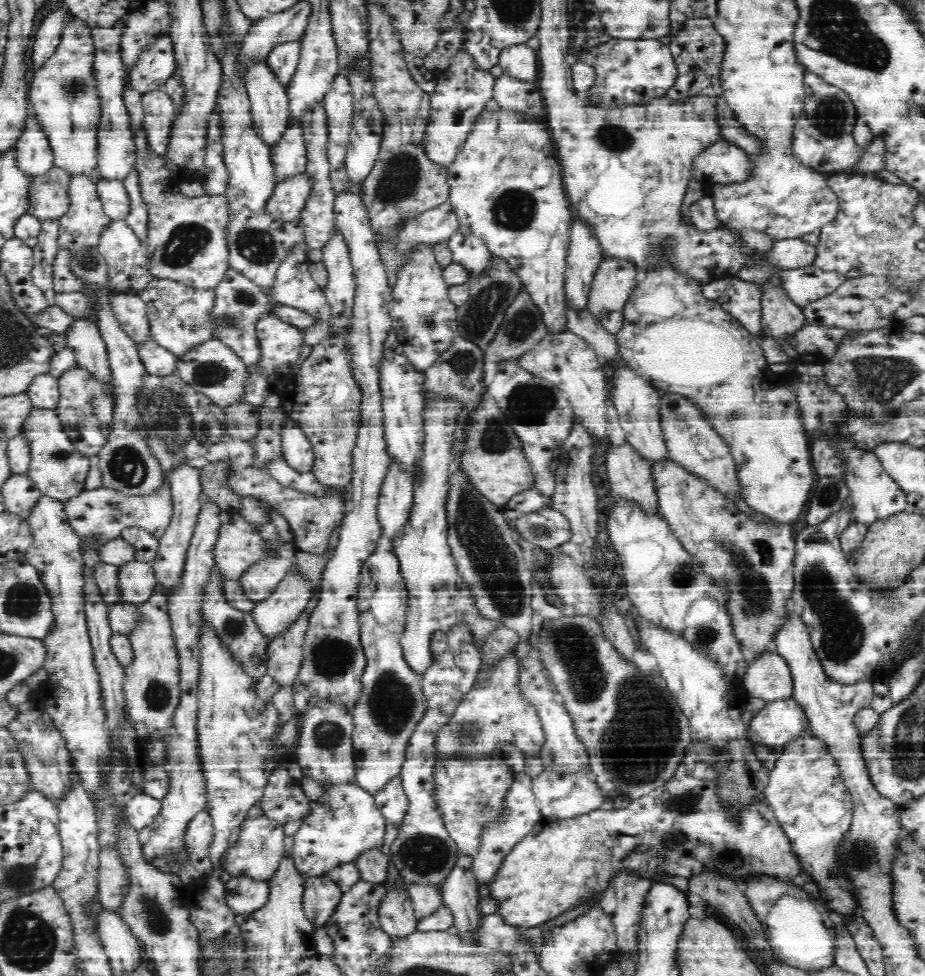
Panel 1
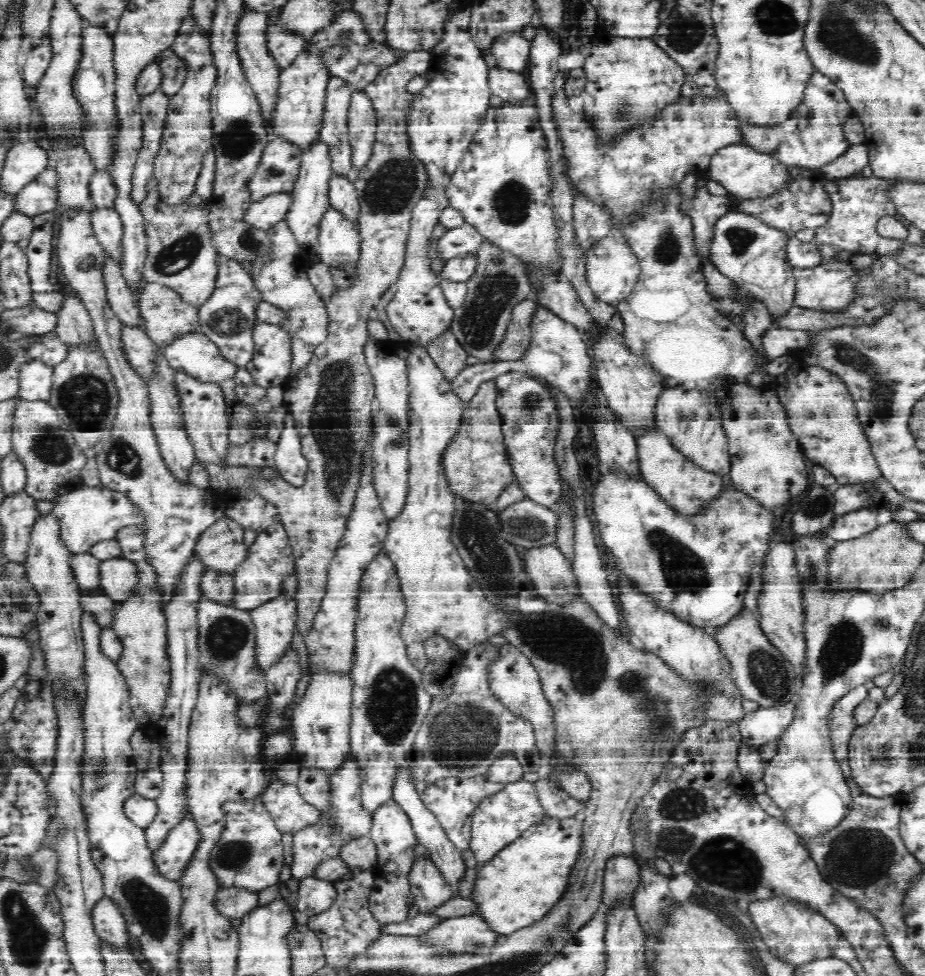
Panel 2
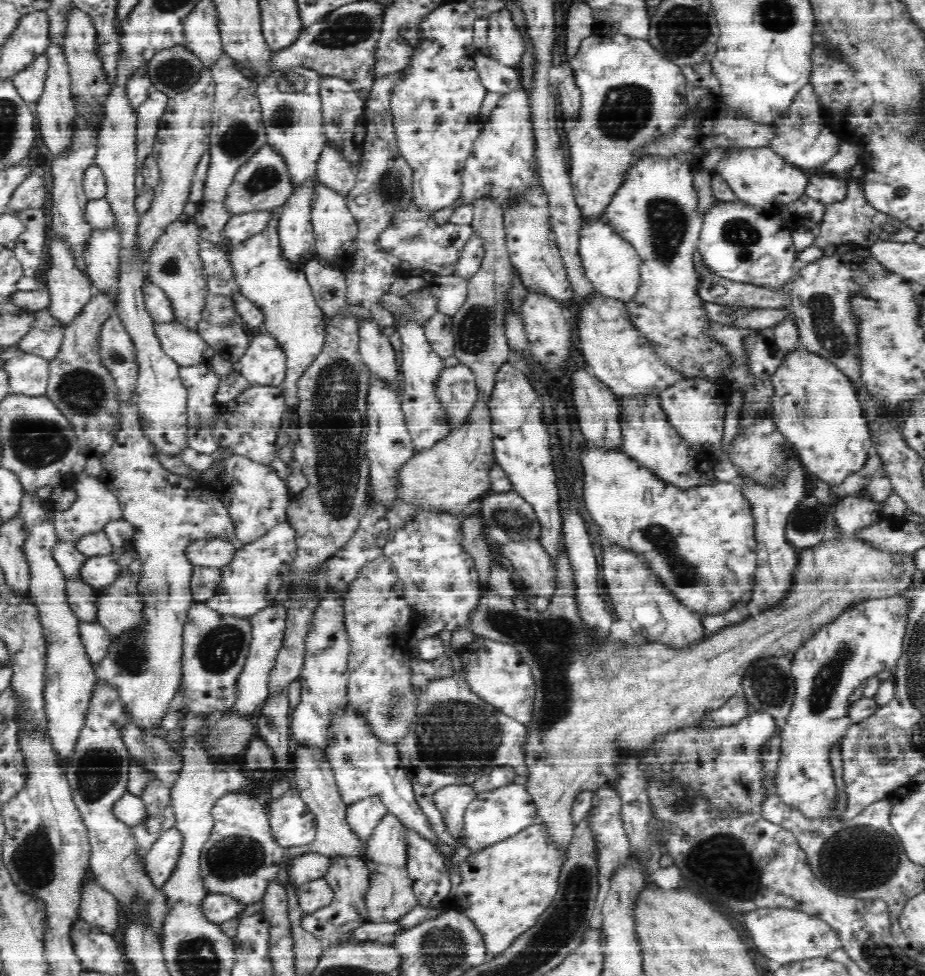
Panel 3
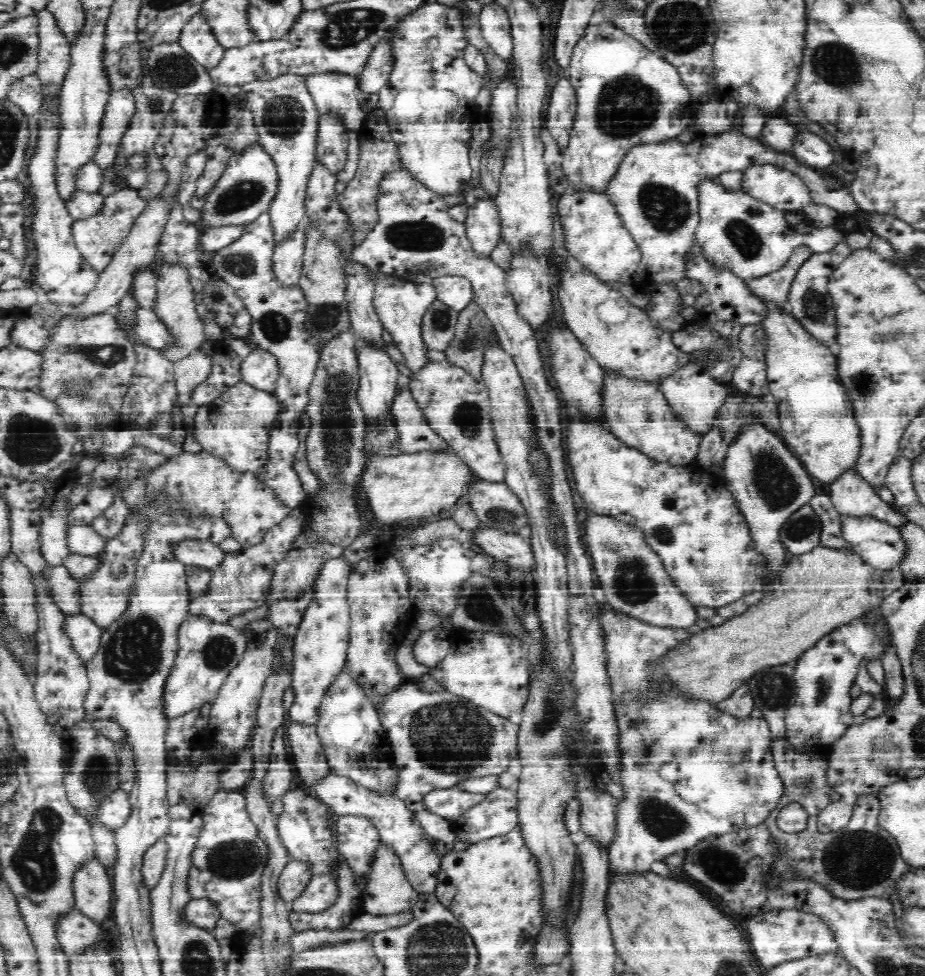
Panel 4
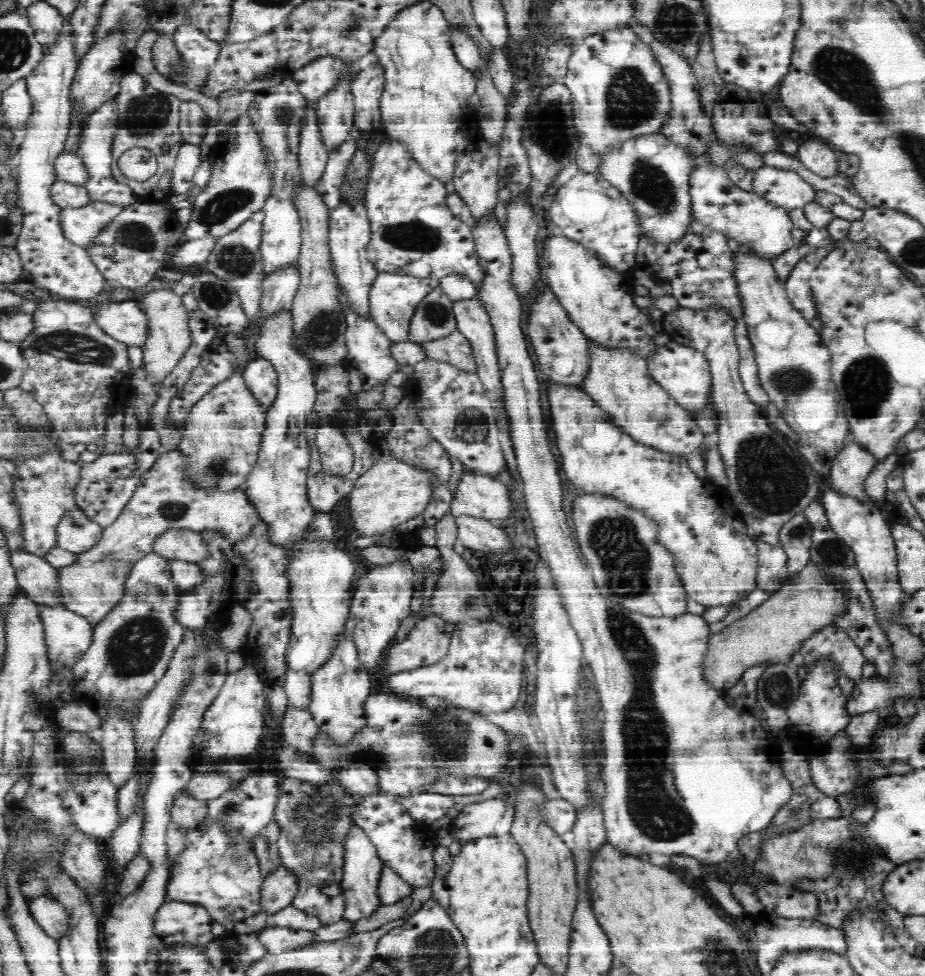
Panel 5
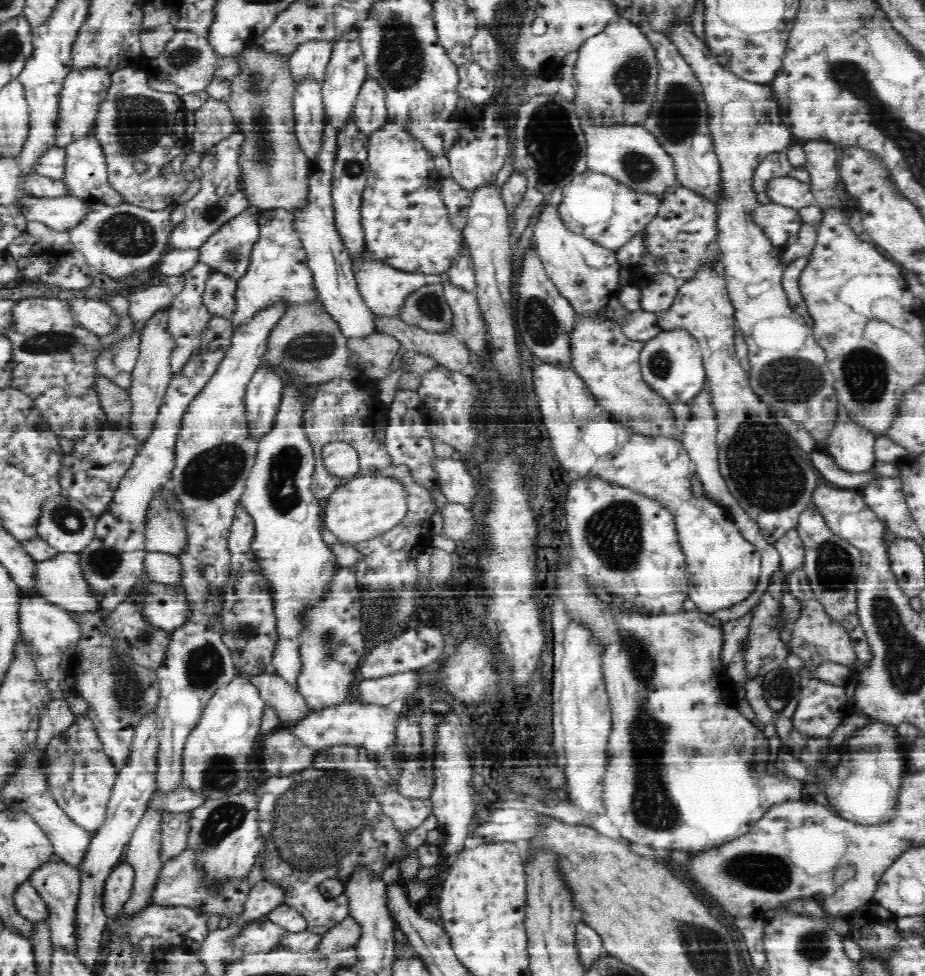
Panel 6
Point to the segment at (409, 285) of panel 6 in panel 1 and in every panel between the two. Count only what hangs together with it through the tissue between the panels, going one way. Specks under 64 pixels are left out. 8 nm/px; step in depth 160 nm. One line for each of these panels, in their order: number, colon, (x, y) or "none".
1: (438, 599)
2: (442, 598)
3: (425, 418)
4: (401, 305)
5: (394, 299)

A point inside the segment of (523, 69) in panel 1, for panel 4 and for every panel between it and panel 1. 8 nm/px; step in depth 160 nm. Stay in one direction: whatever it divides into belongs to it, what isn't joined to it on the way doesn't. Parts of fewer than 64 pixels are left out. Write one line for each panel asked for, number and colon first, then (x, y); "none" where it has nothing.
2: (512, 52)
3: (506, 44)
4: (494, 23)

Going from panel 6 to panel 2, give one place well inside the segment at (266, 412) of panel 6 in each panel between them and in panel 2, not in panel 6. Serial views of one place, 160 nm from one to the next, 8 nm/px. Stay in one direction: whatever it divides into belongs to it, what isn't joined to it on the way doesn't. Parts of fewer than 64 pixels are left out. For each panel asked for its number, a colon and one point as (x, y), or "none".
2: (271, 366)
3: (264, 364)
4: (260, 368)
5: (259, 373)

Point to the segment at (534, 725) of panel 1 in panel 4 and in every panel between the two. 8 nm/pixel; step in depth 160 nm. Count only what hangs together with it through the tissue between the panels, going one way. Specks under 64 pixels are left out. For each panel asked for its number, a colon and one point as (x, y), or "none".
2: (462, 735)
3: (455, 735)
4: (441, 739)

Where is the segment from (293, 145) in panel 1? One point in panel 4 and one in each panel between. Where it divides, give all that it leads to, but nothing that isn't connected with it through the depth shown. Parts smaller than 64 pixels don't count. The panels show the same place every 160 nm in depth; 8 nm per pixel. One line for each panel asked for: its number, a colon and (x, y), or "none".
2: (279, 170)
3: (264, 182)
4: (249, 185)

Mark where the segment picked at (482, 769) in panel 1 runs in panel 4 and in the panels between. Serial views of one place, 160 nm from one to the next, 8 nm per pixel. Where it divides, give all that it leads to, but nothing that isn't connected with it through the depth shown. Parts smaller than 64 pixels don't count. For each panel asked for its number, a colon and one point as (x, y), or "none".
2: (452, 800)
3: (452, 801)
4: (451, 803)

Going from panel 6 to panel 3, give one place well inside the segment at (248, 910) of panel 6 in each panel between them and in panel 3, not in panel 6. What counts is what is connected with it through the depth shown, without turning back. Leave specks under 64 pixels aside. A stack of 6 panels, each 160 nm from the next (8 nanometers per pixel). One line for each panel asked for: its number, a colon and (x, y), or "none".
3: (308, 867)
4: (297, 873)
5: (278, 891)

